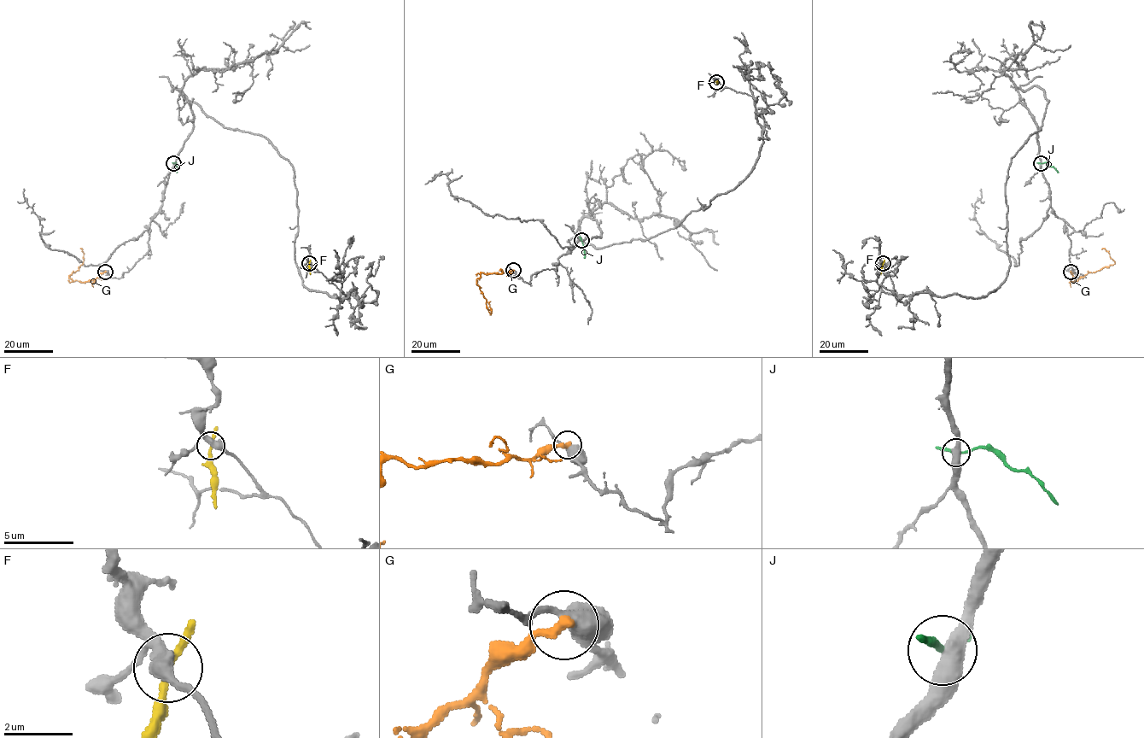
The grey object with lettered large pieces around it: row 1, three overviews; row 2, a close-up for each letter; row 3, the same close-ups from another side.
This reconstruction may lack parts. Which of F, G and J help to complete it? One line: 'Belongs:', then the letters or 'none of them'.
Belongs: none of them

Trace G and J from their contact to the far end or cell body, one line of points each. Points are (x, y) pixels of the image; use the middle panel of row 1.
G: (513, 270), (501, 273), (481, 272), (476, 279), (491, 314), (490, 301)
J: (581, 240), (584, 258)

